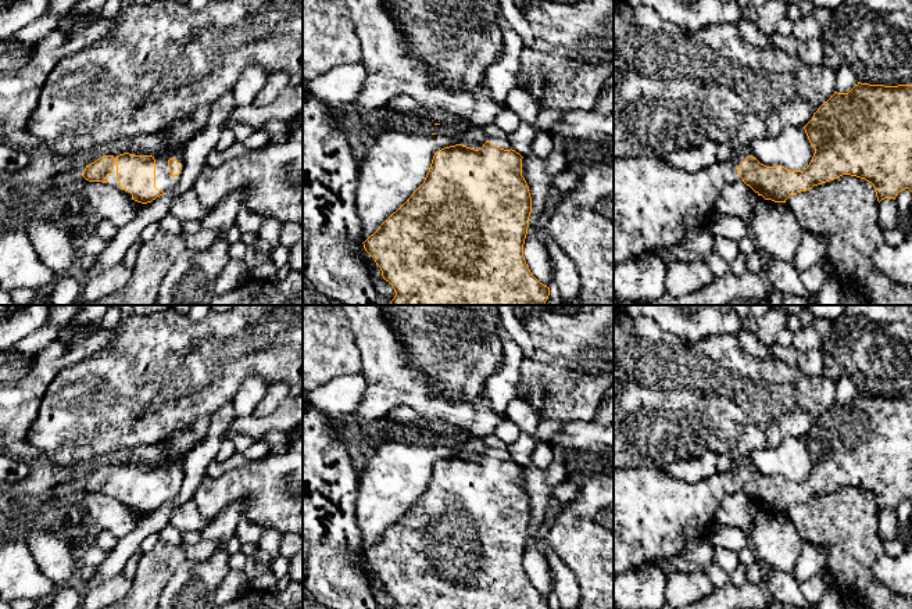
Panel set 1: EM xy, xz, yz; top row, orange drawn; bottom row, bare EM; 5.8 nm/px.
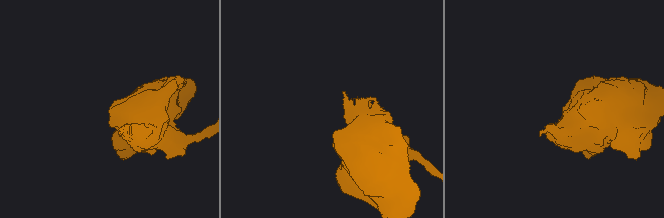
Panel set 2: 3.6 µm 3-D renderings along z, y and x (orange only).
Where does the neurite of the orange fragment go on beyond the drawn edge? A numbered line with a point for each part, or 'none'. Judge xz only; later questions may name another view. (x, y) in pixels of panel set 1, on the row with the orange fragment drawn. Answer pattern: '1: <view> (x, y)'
1: xz (493, 133)

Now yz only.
1: yz (654, 204)

